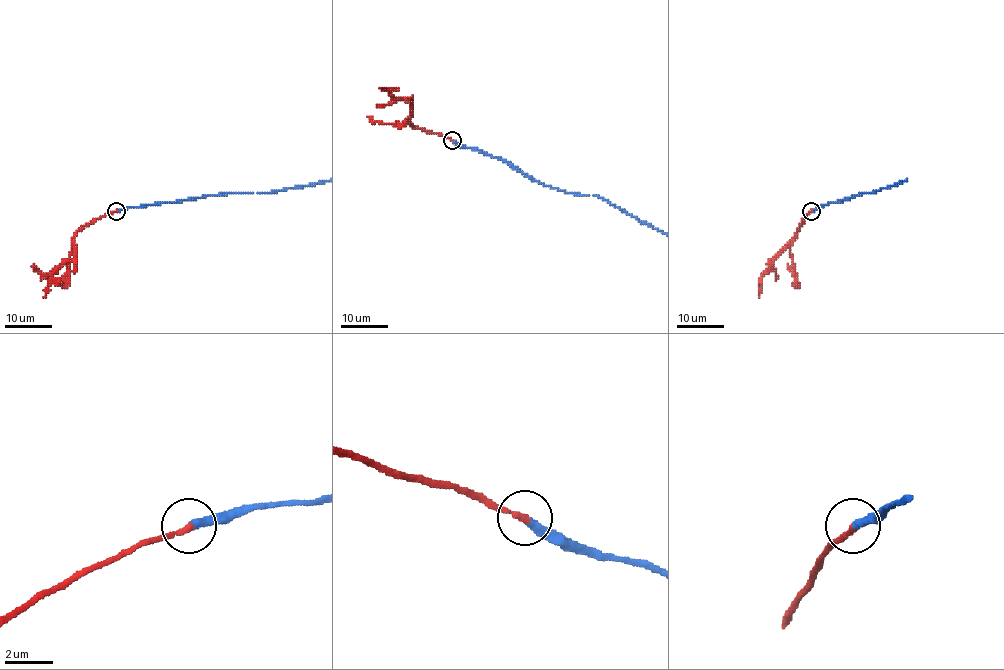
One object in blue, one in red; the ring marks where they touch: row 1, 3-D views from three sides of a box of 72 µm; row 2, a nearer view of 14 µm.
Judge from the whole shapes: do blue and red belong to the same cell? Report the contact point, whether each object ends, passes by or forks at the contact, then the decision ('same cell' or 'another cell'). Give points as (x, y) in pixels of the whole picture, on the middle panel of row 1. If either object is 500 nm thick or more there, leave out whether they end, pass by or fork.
(452, 140) | blue ends | red ends | same cell

